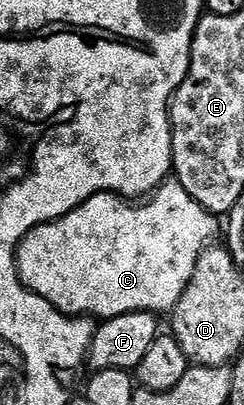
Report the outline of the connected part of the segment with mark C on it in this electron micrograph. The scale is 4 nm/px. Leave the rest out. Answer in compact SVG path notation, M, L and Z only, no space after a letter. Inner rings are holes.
M174 179L164 181L154 193L150 194L149 199L142 203L120 197L118 193L98 193L90 197L88 201L82 201L77 208L66 213L64 217L58 217L55 221L45 221L24 235L23 240L19 242L17 254L19 279L27 289L41 295L41 299L45 299L54 309L66 313L68 317L79 317L79 309L84 309L88 315L95 319L116 317L133 311L145 311L156 315L170 314L181 299L181 295L197 267L197 259L214 242L211 240L215 237L215 221L217 221L216 214L201 207L201 203L197 203L193 199L193 195L189 195L189 191L185 191L185 187L181 187L181 183Z

